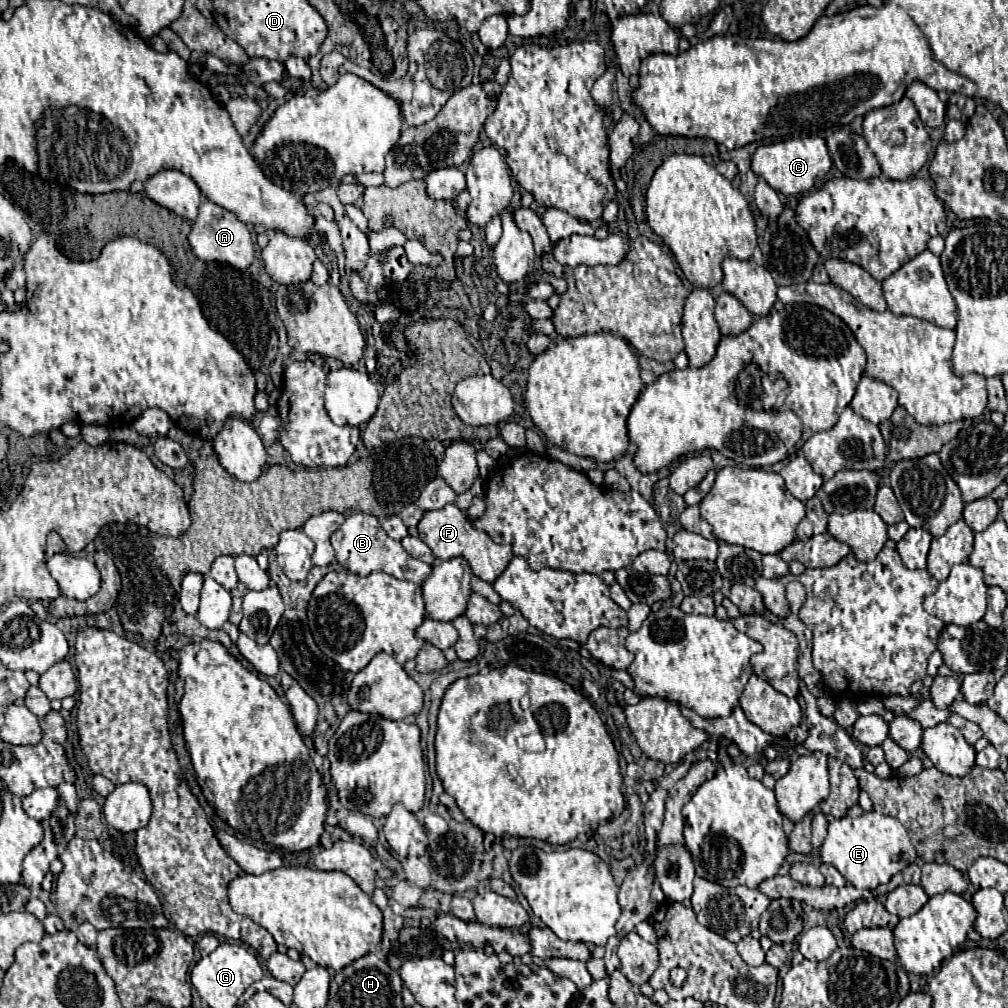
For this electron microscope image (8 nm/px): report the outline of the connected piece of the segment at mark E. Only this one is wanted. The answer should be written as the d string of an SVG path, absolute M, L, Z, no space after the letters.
M875 810L865 812L857 818L845 816L833 820L827 828L827 836L819 852L819 860L835 866L855 888L875 888L879 884L885 884L893 874L901 872L917 858L907 828L897 818L879 814Z

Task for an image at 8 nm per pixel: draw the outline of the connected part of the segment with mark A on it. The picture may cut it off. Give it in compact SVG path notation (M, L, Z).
M207 198L201 202L197 218L191 222L189 248L203 262L225 262L225 264L231 264L233 268L239 268L239 270L249 268L249 264L253 262L253 256L255 256L253 240L251 240L247 226L235 214L209 202Z

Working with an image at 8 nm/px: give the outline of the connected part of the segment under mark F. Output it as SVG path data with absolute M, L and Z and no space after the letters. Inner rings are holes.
M449 504L441 510L431 510L425 512L421 522L419 522L419 538L431 548L433 556L439 560L451 560L455 556L461 556L469 562L471 572L485 580L485 582L495 582L499 578L499 574L507 568L507 564L513 558L511 546L503 546L503 544L495 544L485 532L479 532L471 526L471 522L467 520L467 514L463 510L459 510L455 504Z

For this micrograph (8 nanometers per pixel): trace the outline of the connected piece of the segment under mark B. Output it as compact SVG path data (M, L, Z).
M355 512L355 514L347 516L345 524L331 536L331 544L335 548L337 562L343 568L347 568L349 572L359 574L359 576L367 576L371 572L385 572L385 574L395 576L399 580L409 580L409 582L421 584L431 574L429 564L425 564L425 562L421 562L417 558L411 558L403 550L401 542L397 542L393 538L387 538L387 534L381 528L379 520L375 516L369 516L369 514Z

